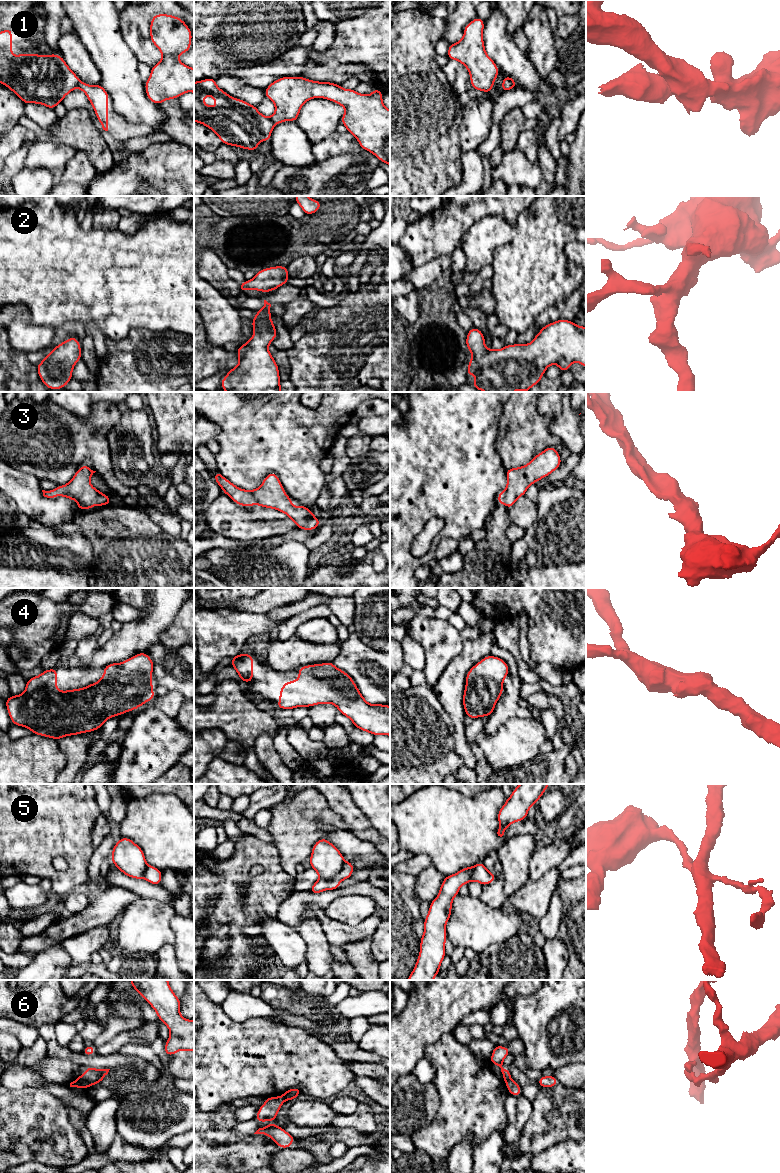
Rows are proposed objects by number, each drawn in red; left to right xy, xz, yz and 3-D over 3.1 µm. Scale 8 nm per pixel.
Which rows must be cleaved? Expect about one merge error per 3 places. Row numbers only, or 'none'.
1, 5, 6

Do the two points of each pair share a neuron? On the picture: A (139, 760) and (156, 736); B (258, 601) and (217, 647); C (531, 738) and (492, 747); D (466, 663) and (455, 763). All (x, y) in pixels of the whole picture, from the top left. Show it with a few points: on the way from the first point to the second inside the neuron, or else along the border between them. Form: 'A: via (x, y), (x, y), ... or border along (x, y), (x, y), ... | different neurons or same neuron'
A: via (145, 754), (155, 742) | same neuron
B: border along (267, 612), (235, 612), (225, 616) | different neurons
C: via (521, 739), (509, 747), (502, 747) | same neuron
D: border along (454, 730), (455, 752), (464, 764) | different neurons

